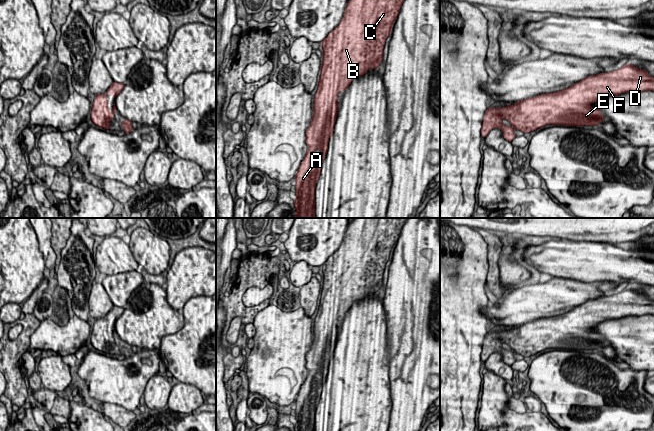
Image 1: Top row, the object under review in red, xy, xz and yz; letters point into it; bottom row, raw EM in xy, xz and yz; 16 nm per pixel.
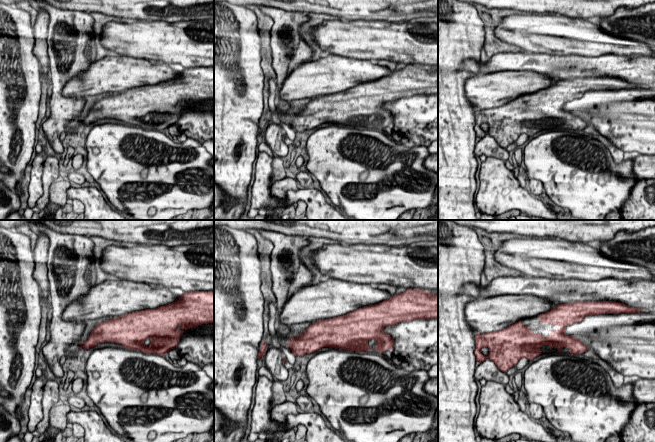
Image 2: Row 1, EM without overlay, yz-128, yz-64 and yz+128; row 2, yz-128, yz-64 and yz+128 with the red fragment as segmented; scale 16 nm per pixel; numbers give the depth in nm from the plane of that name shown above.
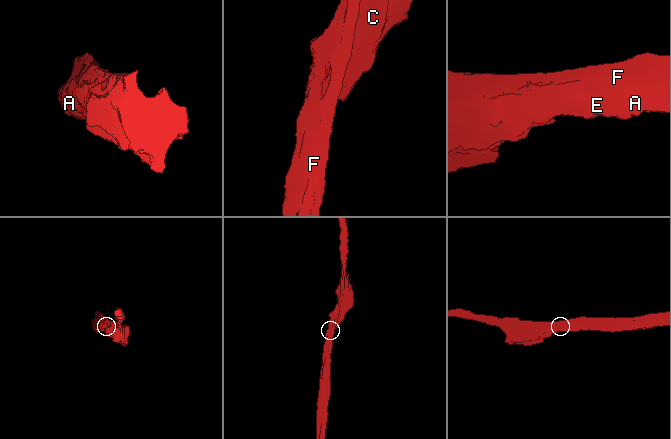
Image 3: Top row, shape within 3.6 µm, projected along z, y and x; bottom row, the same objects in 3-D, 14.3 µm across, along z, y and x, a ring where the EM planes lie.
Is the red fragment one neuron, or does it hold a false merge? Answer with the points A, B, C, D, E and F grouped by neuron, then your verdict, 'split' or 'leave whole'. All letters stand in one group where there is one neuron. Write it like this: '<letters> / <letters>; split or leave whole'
A B C D E F; leave whole

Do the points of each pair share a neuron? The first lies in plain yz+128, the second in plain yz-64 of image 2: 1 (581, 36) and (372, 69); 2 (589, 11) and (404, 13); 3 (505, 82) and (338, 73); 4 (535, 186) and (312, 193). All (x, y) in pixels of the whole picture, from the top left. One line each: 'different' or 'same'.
1: different
2: same
3: same
4: different

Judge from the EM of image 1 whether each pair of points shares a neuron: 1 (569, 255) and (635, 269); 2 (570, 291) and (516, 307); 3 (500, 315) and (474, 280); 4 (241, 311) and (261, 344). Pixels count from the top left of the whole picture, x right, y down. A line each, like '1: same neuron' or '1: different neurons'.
1: same neuron
2: same neuron
3: different neurons
4: different neurons

